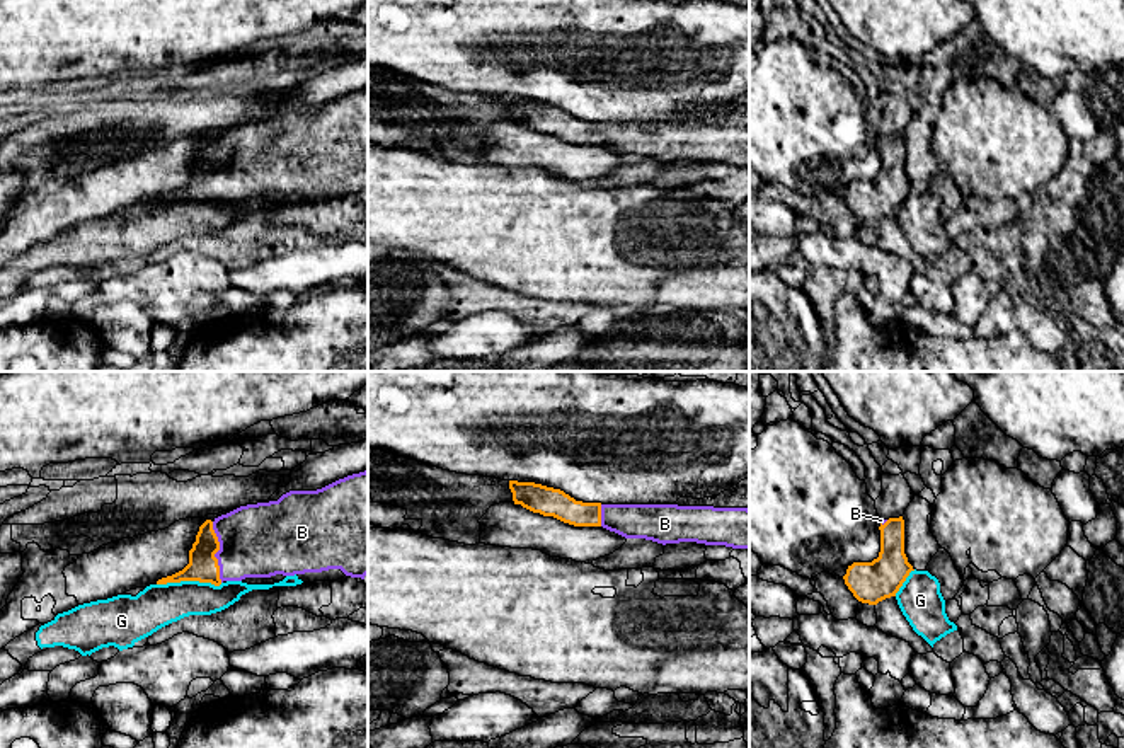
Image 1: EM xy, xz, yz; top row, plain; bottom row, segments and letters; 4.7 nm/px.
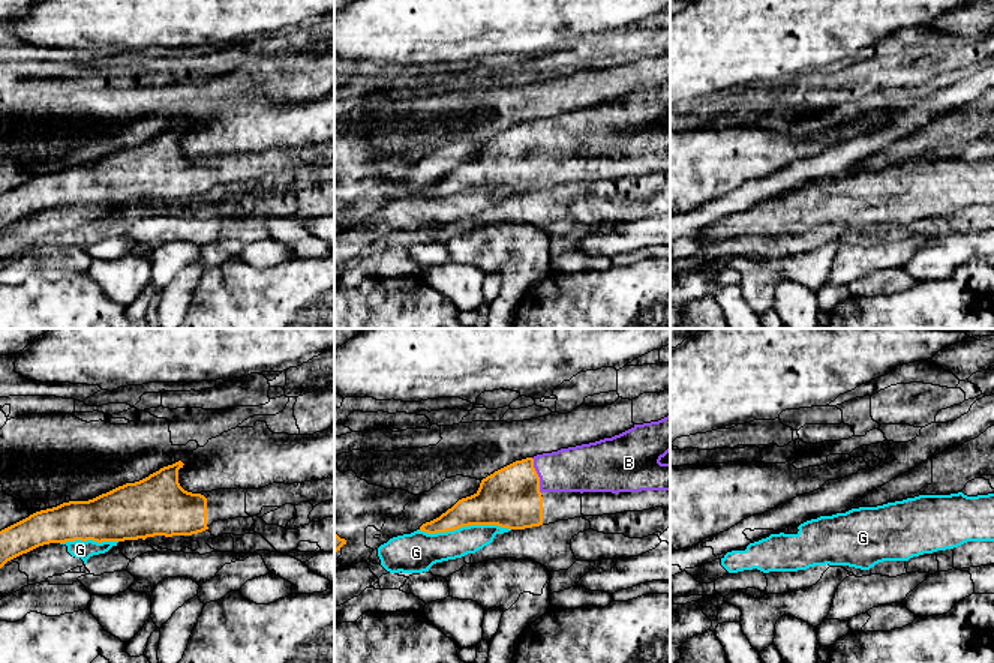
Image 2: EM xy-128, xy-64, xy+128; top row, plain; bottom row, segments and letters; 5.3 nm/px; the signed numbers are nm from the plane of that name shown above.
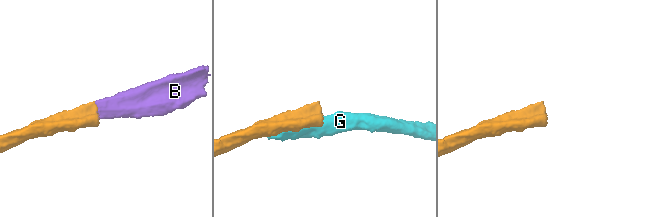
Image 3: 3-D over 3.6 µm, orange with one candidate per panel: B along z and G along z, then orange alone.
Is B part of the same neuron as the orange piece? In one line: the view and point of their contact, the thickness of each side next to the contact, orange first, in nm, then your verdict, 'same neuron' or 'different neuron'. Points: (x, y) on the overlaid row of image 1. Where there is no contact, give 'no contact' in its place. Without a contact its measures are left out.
xy (217, 551) | 140/360 nm | same neuron

